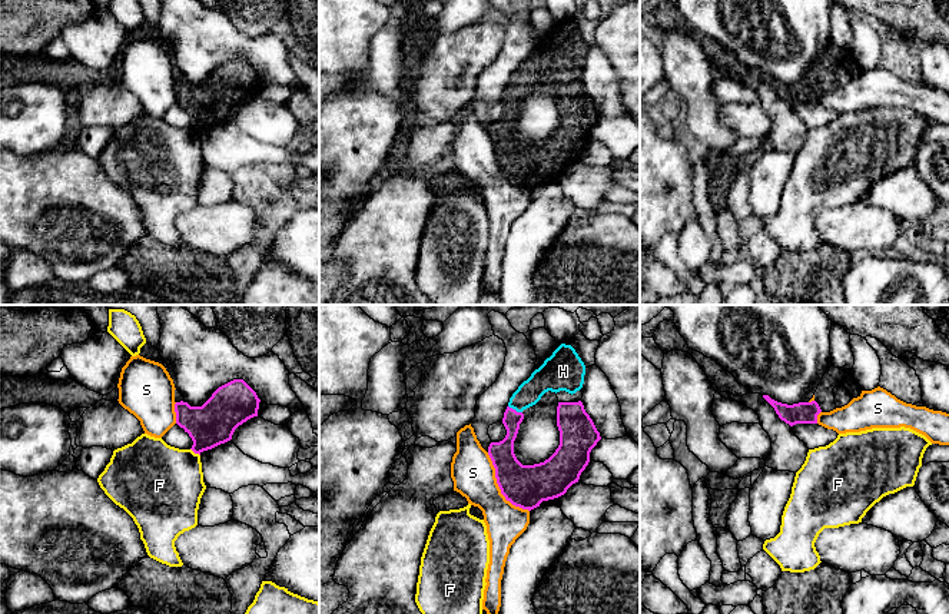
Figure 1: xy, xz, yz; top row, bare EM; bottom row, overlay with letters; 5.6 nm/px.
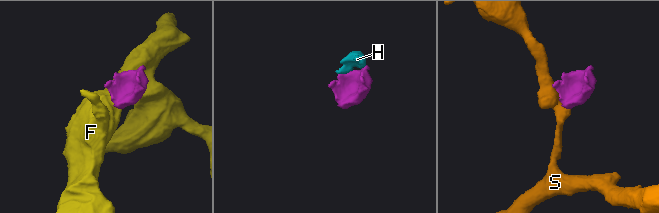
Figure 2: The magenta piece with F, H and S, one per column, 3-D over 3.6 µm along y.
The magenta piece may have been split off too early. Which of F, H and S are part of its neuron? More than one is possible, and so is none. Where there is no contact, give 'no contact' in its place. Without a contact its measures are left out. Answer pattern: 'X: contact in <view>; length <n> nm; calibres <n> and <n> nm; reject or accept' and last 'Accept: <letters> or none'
F: contact in xy; length 70 nm; calibres 240 and 440 nm; reject
H: contact in xz; length 90 nm; calibres 130 and 150 nm; accept
S: contact in xz; length 400 nm; calibres 240 and 240 nm; reject
Accept: H

